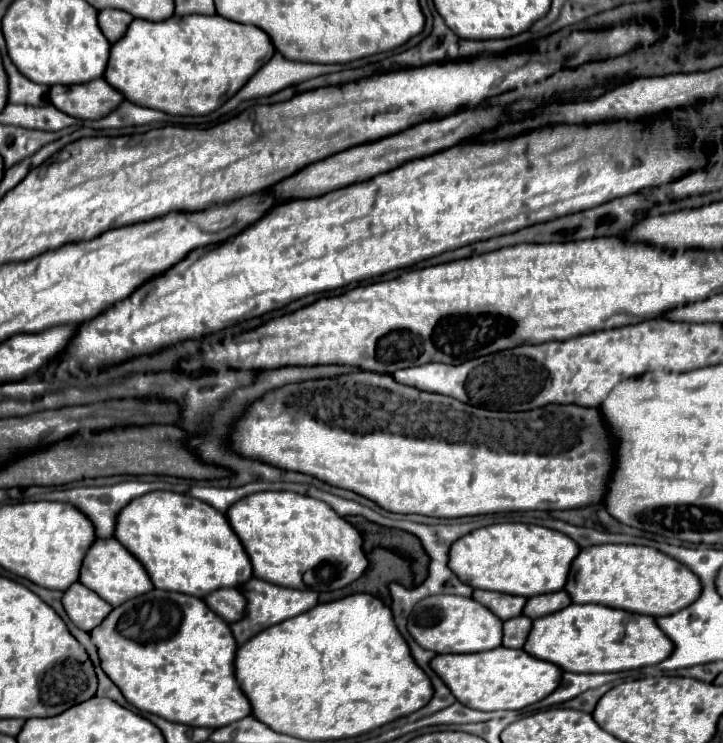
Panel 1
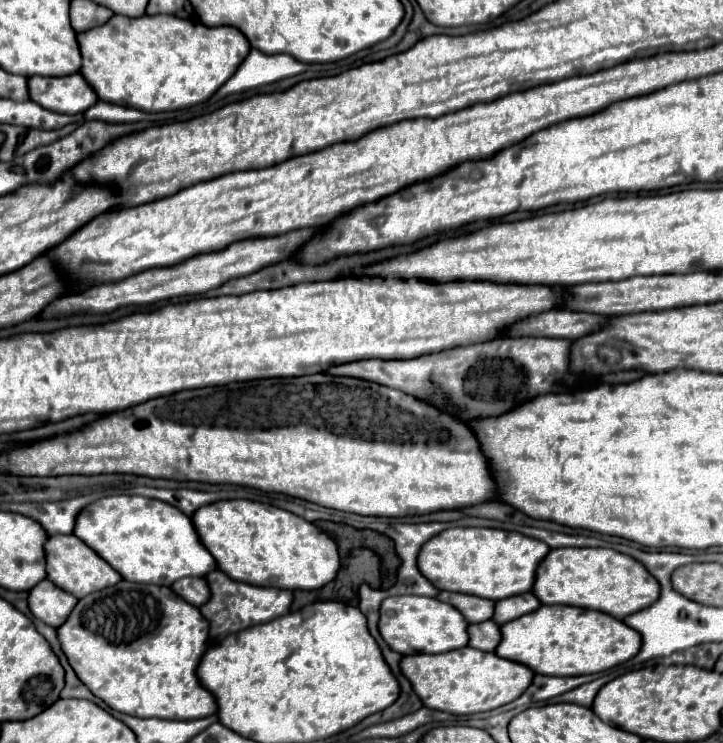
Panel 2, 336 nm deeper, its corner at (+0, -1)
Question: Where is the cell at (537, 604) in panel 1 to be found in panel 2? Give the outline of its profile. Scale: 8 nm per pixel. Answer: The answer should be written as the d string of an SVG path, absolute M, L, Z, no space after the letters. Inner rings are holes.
M521 593L521 595L513 595L509 599L501 599L495 603L495 611L491 621L497 621L497 625L503 625L507 621L513 621L525 613L531 613L539 607L541 603L537 601L537 597L533 593Z

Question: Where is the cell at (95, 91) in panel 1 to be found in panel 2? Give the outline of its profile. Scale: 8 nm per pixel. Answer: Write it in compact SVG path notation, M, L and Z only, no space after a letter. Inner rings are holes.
M81 73L65 77L29 77L29 99L57 113L81 113L95 105L97 95Z

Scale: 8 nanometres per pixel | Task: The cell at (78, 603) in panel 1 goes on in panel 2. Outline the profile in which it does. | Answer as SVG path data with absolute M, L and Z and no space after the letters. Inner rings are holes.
M45 579L29 591L27 603L29 603L31 613L39 621L59 627L67 619L67 615L71 613L73 605L77 603L77 597L65 593L63 589L59 589L57 585L53 585L51 581Z

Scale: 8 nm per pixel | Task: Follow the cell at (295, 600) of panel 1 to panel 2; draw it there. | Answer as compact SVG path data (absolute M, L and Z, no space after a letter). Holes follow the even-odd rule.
M213 571L205 575L209 589L211 589L211 597L205 605L199 607L201 615L209 621L209 641L215 645L221 639L225 639L231 633L237 633L241 629L247 629L251 625L259 625L259 623L267 623L271 619L277 619L285 613L289 613L289 605L293 601L293 593L287 589L275 589L275 587L257 587L257 585L249 585L249 583L239 583L229 579L225 573L221 571Z

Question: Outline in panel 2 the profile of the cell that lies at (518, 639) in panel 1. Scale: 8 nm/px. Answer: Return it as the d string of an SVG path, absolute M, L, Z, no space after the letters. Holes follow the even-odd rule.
M483 621L481 625L469 625L469 645L479 651L495 651L501 641L499 625L493 621Z

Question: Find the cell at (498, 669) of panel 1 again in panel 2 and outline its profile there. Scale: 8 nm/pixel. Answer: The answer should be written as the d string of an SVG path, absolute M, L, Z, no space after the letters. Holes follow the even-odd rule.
M461 647L439 655L407 655L401 659L399 667L401 673L411 681L413 691L419 695L425 707L453 715L491 711L511 703L531 685L535 675L521 663L497 657L495 653L477 651L473 647Z

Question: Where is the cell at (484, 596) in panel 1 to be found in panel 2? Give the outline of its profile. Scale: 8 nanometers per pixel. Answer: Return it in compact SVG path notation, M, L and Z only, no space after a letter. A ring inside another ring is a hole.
M441 591L441 593L437 595L437 599L453 605L455 609L459 609L461 615L463 615L469 623L481 623L481 621L491 619L491 615L493 615L493 601L483 599L483 597L465 595L465 593Z

